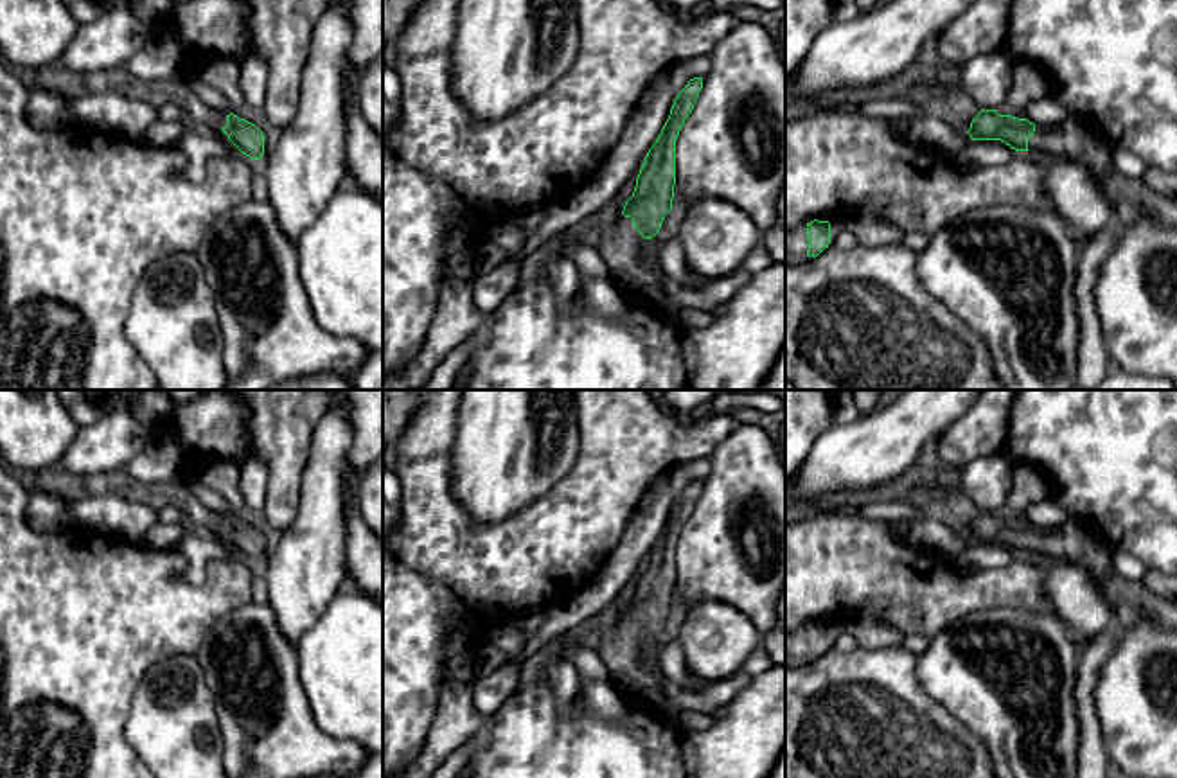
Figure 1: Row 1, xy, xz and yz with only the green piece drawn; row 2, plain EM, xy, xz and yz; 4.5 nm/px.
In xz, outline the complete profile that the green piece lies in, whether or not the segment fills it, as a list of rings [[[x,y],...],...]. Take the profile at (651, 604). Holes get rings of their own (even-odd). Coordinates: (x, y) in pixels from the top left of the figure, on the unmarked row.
[[[694,480],[677,496],[659,539],[645,559],[633,598],[625,604],[624,613],[606,623],[591,640],[609,679],[624,695],[636,697],[681,726],[688,724],[688,719],[663,703],[654,667],[659,645],[654,638],[672,613],[676,543],[701,491],[703,480]]]

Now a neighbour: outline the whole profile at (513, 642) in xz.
[[[613,600],[598,614],[584,620],[582,623],[559,634],[555,640],[544,643],[541,650],[537,654],[532,654],[528,659],[525,658],[525,650],[532,638],[521,631],[501,625],[492,627],[487,632],[485,641],[487,645],[494,645],[507,652],[509,659],[523,659],[525,668],[539,667],[548,654],[562,654],[570,643],[591,643],[591,640],[606,623],[622,616],[624,607],[624,602]]]

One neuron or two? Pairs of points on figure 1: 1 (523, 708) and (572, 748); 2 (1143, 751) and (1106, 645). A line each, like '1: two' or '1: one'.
1: one
2: two

